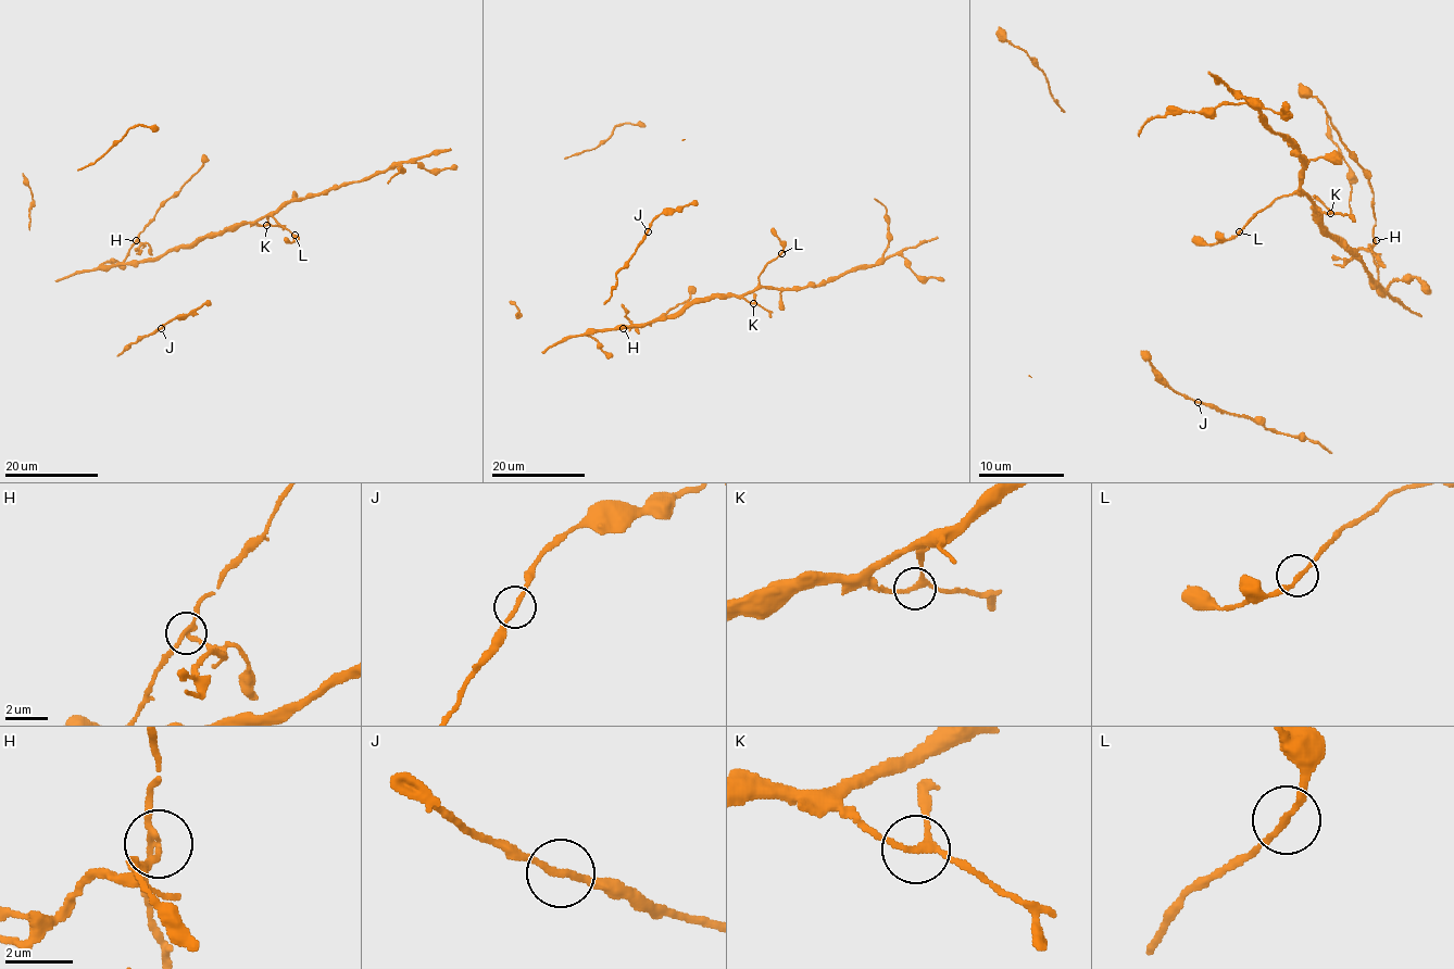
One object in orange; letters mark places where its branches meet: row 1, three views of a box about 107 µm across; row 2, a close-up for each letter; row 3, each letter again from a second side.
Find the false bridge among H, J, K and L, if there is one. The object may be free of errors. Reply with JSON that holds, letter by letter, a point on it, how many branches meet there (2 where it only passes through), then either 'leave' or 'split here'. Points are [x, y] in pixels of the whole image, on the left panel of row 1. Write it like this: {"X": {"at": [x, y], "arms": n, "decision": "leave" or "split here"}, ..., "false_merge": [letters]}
{"H": {"at": [136, 240], "arms": 3, "decision": "split here"}, "J": {"at": [161, 328], "arms": 2, "decision": "leave"}, "K": {"at": [266, 225], "arms": 3, "decision": "leave"}, "L": {"at": [295, 235], "arms": 2, "decision": "leave"}, "false_merge": ["H"]}

